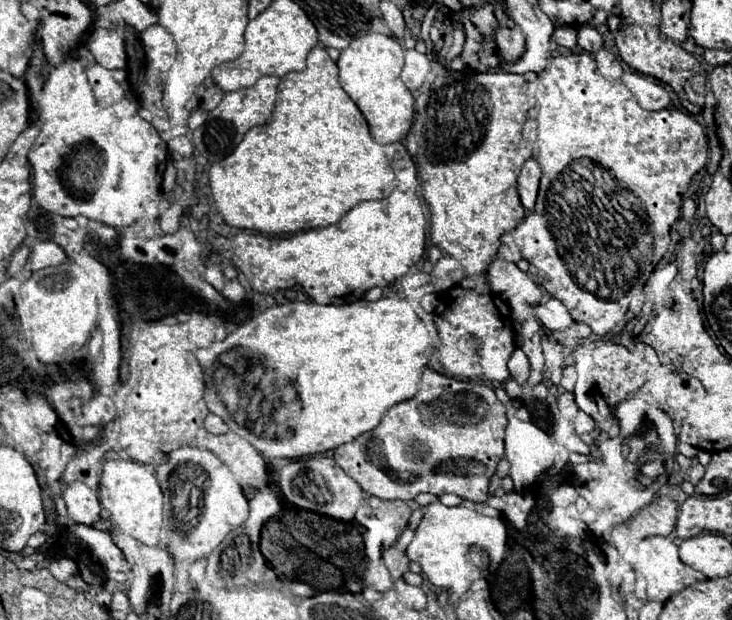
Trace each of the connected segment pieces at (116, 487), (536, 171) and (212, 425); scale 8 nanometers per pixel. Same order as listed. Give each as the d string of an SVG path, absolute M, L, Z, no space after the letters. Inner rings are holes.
M111 459L103 465L99 499L103 505L103 519L113 527L139 539L145 545L159 545L161 527L163 527L163 511L165 499L161 487L155 477L155 467L137 463L133 459Z
M527 159L519 171L517 177L517 191L519 191L519 199L521 205L525 209L533 209L535 197L537 197L537 187L539 187L539 177L541 177L541 169L537 165L535 159Z
M213 413L207 417L207 421L205 421L205 429L207 431L211 431L211 433L227 433L229 431L229 427L219 419L219 417L215 417Z

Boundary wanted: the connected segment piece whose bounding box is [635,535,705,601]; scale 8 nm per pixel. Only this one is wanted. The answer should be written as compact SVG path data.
M653 535L653 537L645 537L639 541L635 567L647 579L647 593L649 593L649 599L653 599L653 601L665 601L667 597L679 593L683 587L695 585L705 579L701 573L693 571L691 567L687 567L685 563L679 561L677 547L663 535Z

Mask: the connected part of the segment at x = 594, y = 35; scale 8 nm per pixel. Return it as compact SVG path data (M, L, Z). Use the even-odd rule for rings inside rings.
M585 23L577 31L577 45L589 53L595 53L603 45L603 41L601 41L601 35L597 33L597 29L591 23Z

